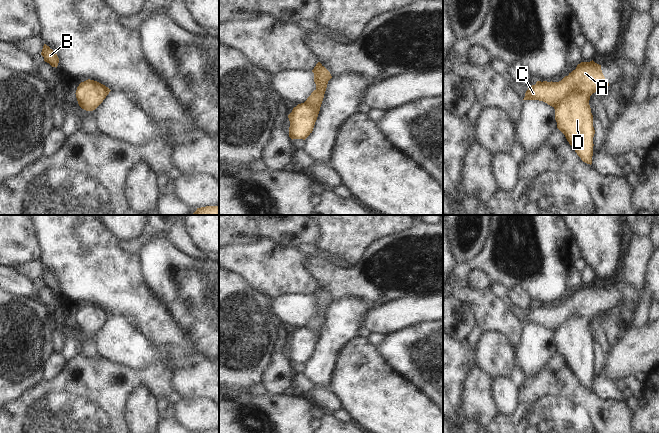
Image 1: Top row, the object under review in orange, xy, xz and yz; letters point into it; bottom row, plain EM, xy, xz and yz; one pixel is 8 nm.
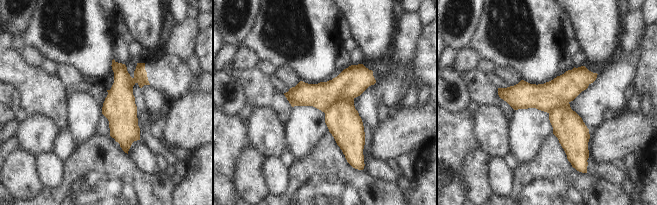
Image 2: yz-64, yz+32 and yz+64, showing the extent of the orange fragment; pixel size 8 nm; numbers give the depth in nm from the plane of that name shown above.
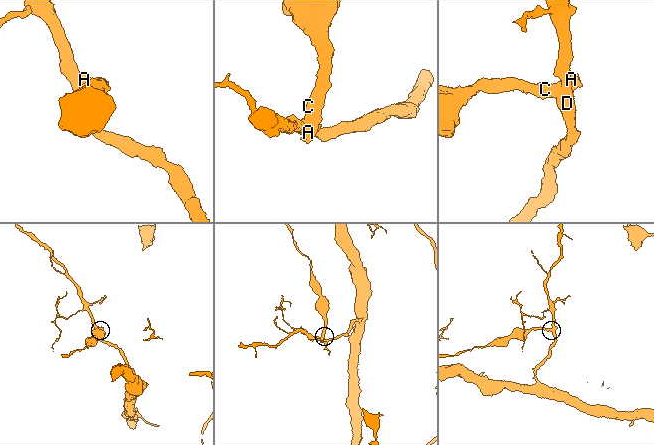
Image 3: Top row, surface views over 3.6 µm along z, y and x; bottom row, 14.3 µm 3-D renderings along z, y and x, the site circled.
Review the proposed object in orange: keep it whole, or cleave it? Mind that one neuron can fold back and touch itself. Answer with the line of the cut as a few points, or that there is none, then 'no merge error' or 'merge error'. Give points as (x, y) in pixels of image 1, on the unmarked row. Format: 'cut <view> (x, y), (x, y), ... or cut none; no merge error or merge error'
cut yz (589, 319), (583, 316), (570, 315), (554, 331); merge error

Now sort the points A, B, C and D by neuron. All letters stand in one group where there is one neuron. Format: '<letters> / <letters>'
A C / B D

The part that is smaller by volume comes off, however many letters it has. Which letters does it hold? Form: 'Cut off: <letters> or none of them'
Cut off: A, C.

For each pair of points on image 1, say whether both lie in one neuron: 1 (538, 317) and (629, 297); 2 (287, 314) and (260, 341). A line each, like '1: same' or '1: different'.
1: same
2: different

